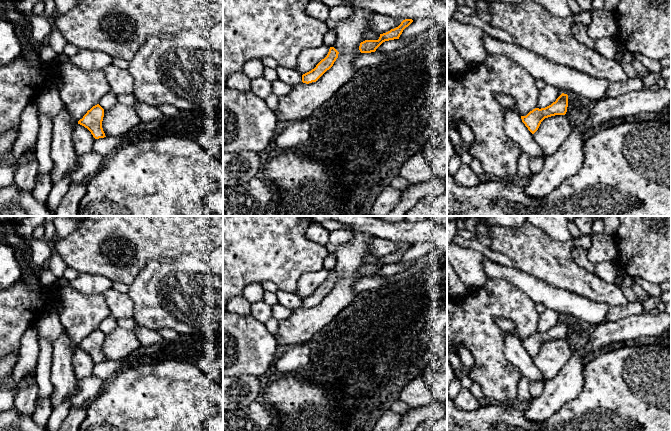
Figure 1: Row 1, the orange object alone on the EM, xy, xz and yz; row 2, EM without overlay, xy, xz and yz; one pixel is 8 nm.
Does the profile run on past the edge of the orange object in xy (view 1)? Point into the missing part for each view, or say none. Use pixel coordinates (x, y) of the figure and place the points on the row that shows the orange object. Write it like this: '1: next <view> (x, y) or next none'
1: next none

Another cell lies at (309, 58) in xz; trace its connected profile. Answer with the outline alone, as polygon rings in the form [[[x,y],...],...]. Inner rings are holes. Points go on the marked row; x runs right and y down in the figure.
[[[321,45],[312,49],[305,49],[298,58],[296,70],[301,74],[305,74],[316,67],[316,65],[324,59],[330,47]]]

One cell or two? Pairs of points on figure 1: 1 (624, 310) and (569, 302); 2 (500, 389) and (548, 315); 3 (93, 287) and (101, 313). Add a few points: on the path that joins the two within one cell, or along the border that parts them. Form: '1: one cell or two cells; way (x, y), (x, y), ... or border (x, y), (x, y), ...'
1: two cells; border (610, 307), (605, 321)
2: two cells; border (539, 314), (535, 331)
3: two cells; border (72, 287), (81, 293), (102, 295)

